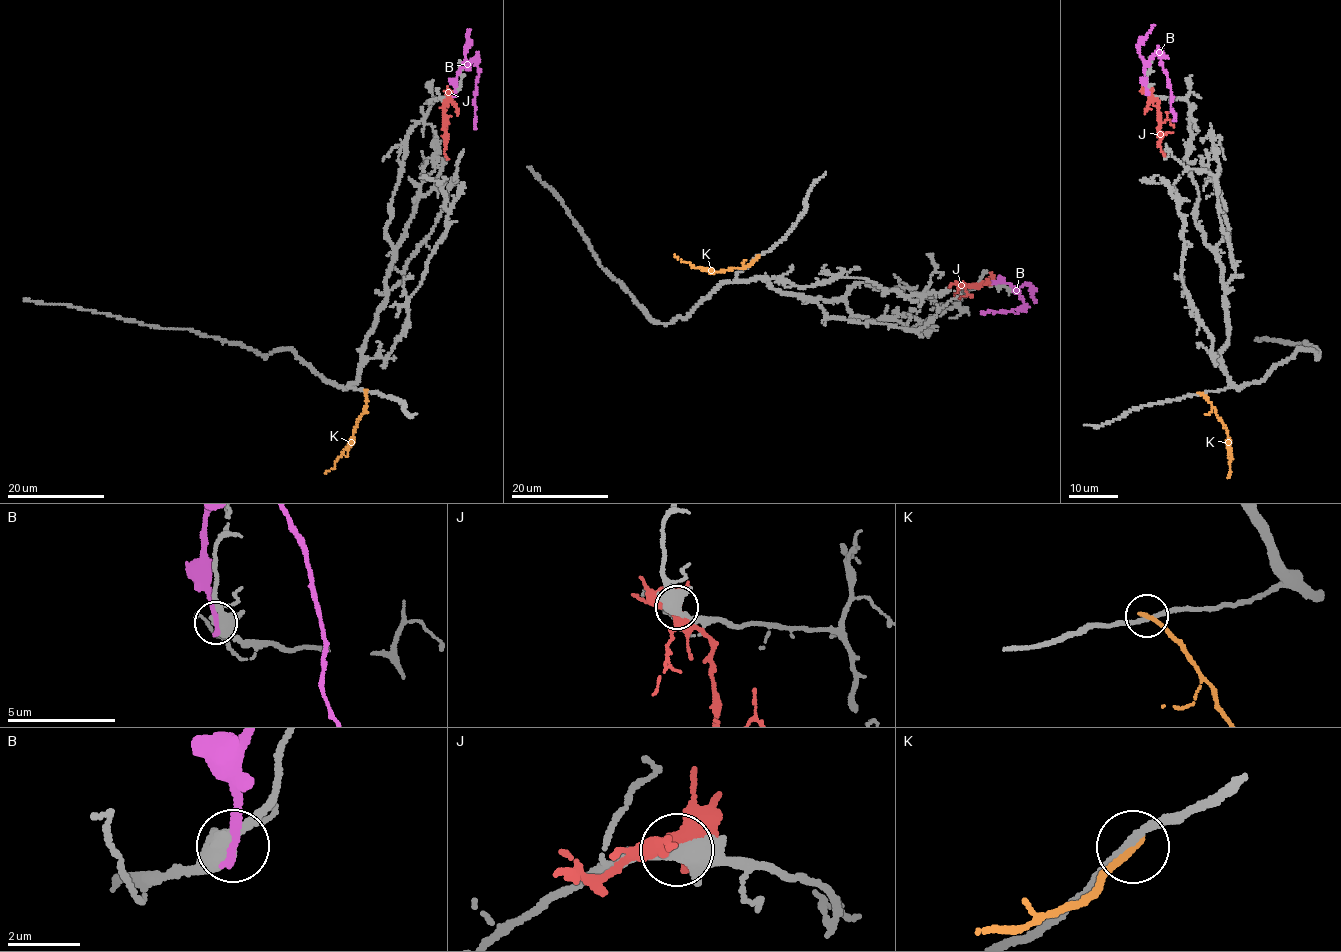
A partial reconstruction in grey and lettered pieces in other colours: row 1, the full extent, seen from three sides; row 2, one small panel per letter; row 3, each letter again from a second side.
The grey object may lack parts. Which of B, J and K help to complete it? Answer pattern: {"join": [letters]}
{"join": []}

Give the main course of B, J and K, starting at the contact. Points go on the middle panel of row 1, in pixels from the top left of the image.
B: (994, 282), (1009, 284), (1024, 304), (1008, 311), (983, 312)
J: (988, 282), (961, 285), (951, 282), (950, 286)
K: (757, 257), (742, 268), (716, 271), (697, 268), (673, 254)

